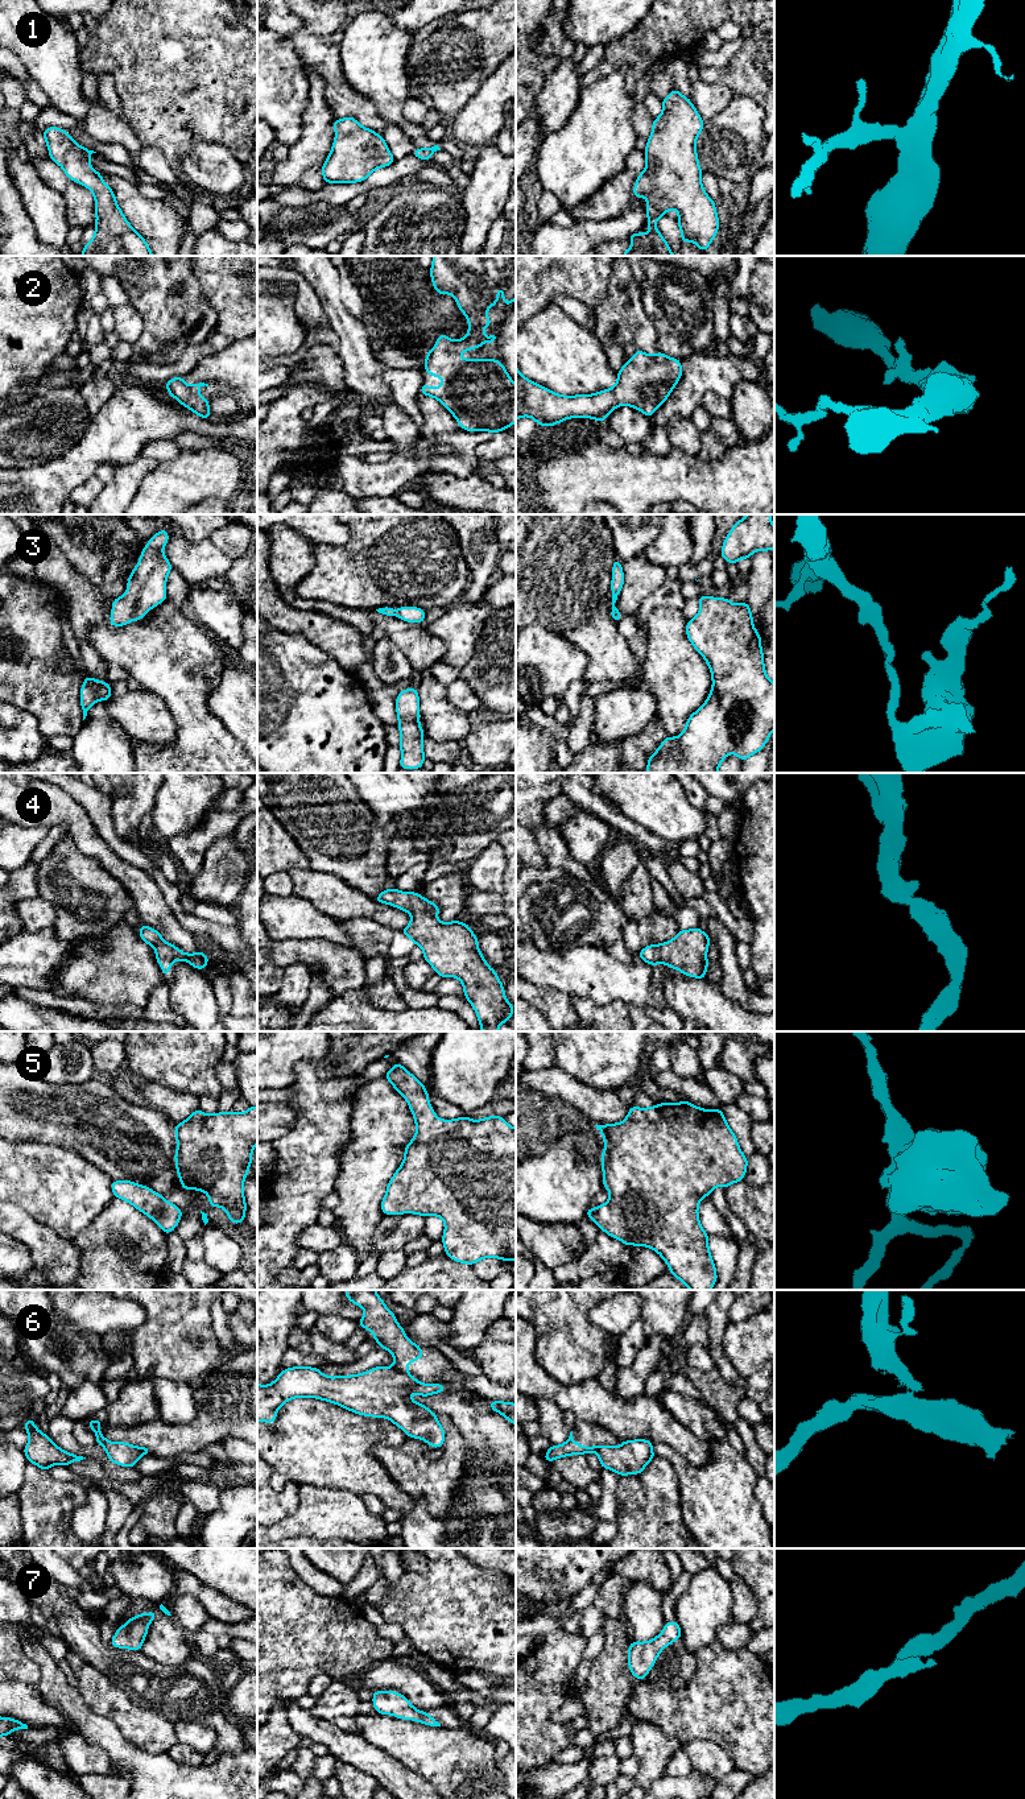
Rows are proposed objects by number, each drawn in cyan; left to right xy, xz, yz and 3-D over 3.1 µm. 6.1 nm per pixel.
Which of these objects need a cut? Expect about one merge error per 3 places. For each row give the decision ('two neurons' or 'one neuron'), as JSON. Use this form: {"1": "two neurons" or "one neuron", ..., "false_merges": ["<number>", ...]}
{"1": "one neuron", "2": "one neuron", "3": "one neuron", "4": "one neuron", "5": "one neuron", "6": "two neurons", "7": "one neuron", "false_merges": ["6"]}

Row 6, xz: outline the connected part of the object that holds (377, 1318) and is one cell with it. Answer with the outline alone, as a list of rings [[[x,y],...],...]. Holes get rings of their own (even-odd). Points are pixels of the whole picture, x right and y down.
[[[346,1290],[344,1295],[351,1303],[364,1308],[364,1316],[357,1324],[375,1333],[372,1339],[380,1348],[392,1352],[394,1370],[408,1374],[409,1365],[425,1357],[421,1345],[406,1337],[405,1329],[376,1290]]]

